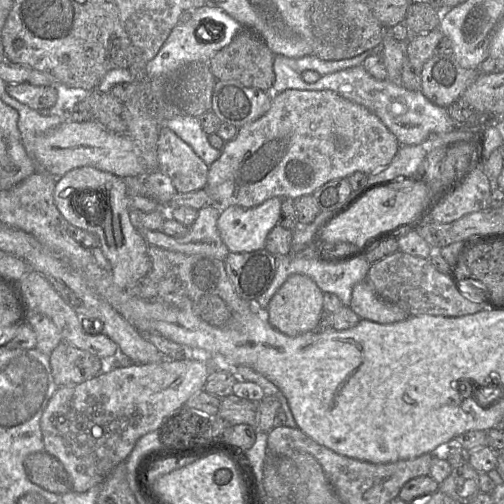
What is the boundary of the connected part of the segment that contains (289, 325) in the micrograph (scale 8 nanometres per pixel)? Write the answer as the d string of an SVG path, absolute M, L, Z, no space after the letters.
M293 274L270 300L264 316L278 331L288 336L298 336L317 329L323 310L323 291L308 276Z

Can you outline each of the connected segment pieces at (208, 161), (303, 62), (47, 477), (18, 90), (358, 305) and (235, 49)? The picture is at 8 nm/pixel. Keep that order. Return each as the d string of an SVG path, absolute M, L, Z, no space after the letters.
M174 115L164 121L162 127L172 130L208 167L219 158L221 151L211 146L198 117Z
M381 45L368 50L358 56L342 60L323 60L314 55L301 58L281 58L281 60L298 73L316 71L321 76L341 71L347 68L363 65L365 59L373 54L381 53Z
M45 450L29 454L23 464L29 481L42 489L55 494L72 491L71 479L63 464Z
M9 84L6 92L16 101L39 111L50 109L58 101L60 86L34 86L29 84Z
M366 280L353 287L349 307L361 319L380 324L399 322L410 317L402 308L380 298Z
M241 25L232 41L209 60L208 67L216 80L235 80L246 87L271 93L275 81L274 60L275 54L262 36L255 29Z

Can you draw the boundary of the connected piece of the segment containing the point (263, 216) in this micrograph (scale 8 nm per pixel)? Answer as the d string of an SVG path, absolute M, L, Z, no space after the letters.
M270 198L262 204L244 208L229 206L220 208L217 228L230 252L253 252L265 248L268 233L280 216L281 199Z

